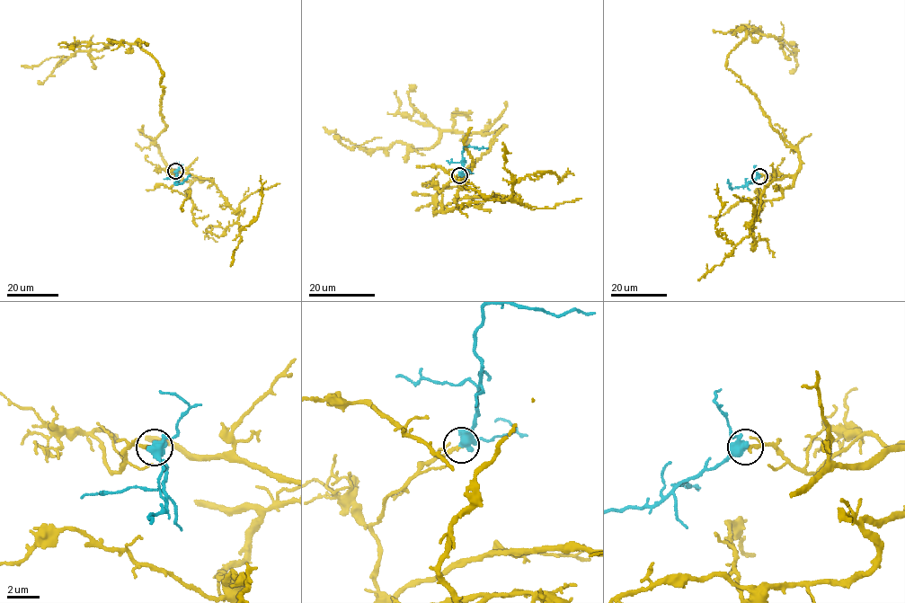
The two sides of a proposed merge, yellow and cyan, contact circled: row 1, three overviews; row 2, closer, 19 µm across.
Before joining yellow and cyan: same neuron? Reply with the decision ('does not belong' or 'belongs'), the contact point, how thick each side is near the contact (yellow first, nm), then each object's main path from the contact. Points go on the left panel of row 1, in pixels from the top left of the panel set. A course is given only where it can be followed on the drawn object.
belongs | (175, 171) | 240/500 nm | yellow via (175, 171), (168, 174), (154, 144), (167, 126), (160, 108), (163, 72), (137, 44), (108, 44), (22, 66) | cyan via (175, 171), (175, 184), (181, 183), (190, 175)

